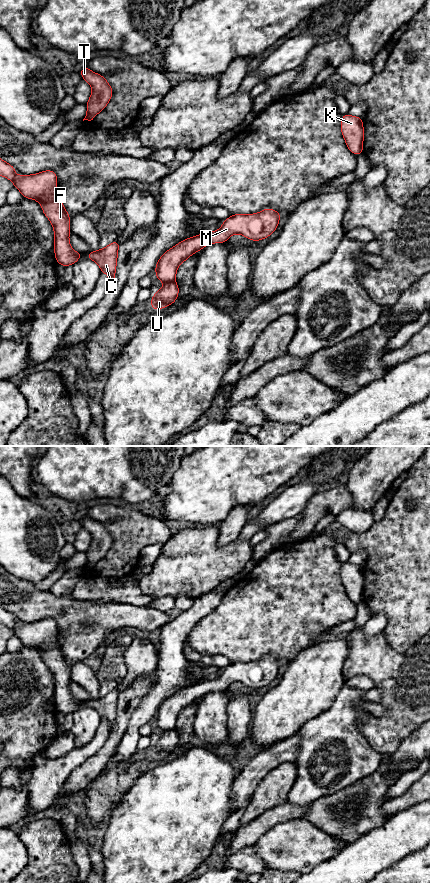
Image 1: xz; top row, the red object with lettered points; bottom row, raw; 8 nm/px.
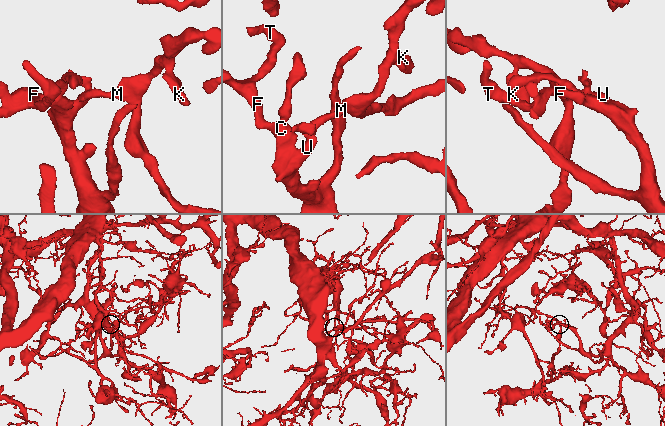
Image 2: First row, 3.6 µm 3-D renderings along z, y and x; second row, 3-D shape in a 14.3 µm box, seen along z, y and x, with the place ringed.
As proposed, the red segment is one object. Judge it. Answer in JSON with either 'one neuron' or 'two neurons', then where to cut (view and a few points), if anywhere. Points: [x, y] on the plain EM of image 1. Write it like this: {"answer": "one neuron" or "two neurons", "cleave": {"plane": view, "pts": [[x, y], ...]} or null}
{"answer": "two neurons", "cleave": {"plane": "xz", "pts": [[173, 728], [165, 731]]}}

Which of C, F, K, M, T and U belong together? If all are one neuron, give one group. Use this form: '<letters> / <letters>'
C F T U / K M

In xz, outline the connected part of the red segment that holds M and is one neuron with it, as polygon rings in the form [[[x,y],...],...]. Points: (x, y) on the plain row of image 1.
[[[265,656],[255,662],[234,662],[227,666],[219,678],[187,686],[167,698],[155,714],[156,725],[162,730],[173,730],[177,716],[194,701],[213,691],[225,691],[233,682],[242,682],[253,690],[270,684],[278,675],[281,662]]]

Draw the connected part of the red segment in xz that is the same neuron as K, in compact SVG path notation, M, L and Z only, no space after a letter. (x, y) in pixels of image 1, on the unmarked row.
M342 563L341 581L345 587L347 596L355 603L363 601L363 567L361 565Z

